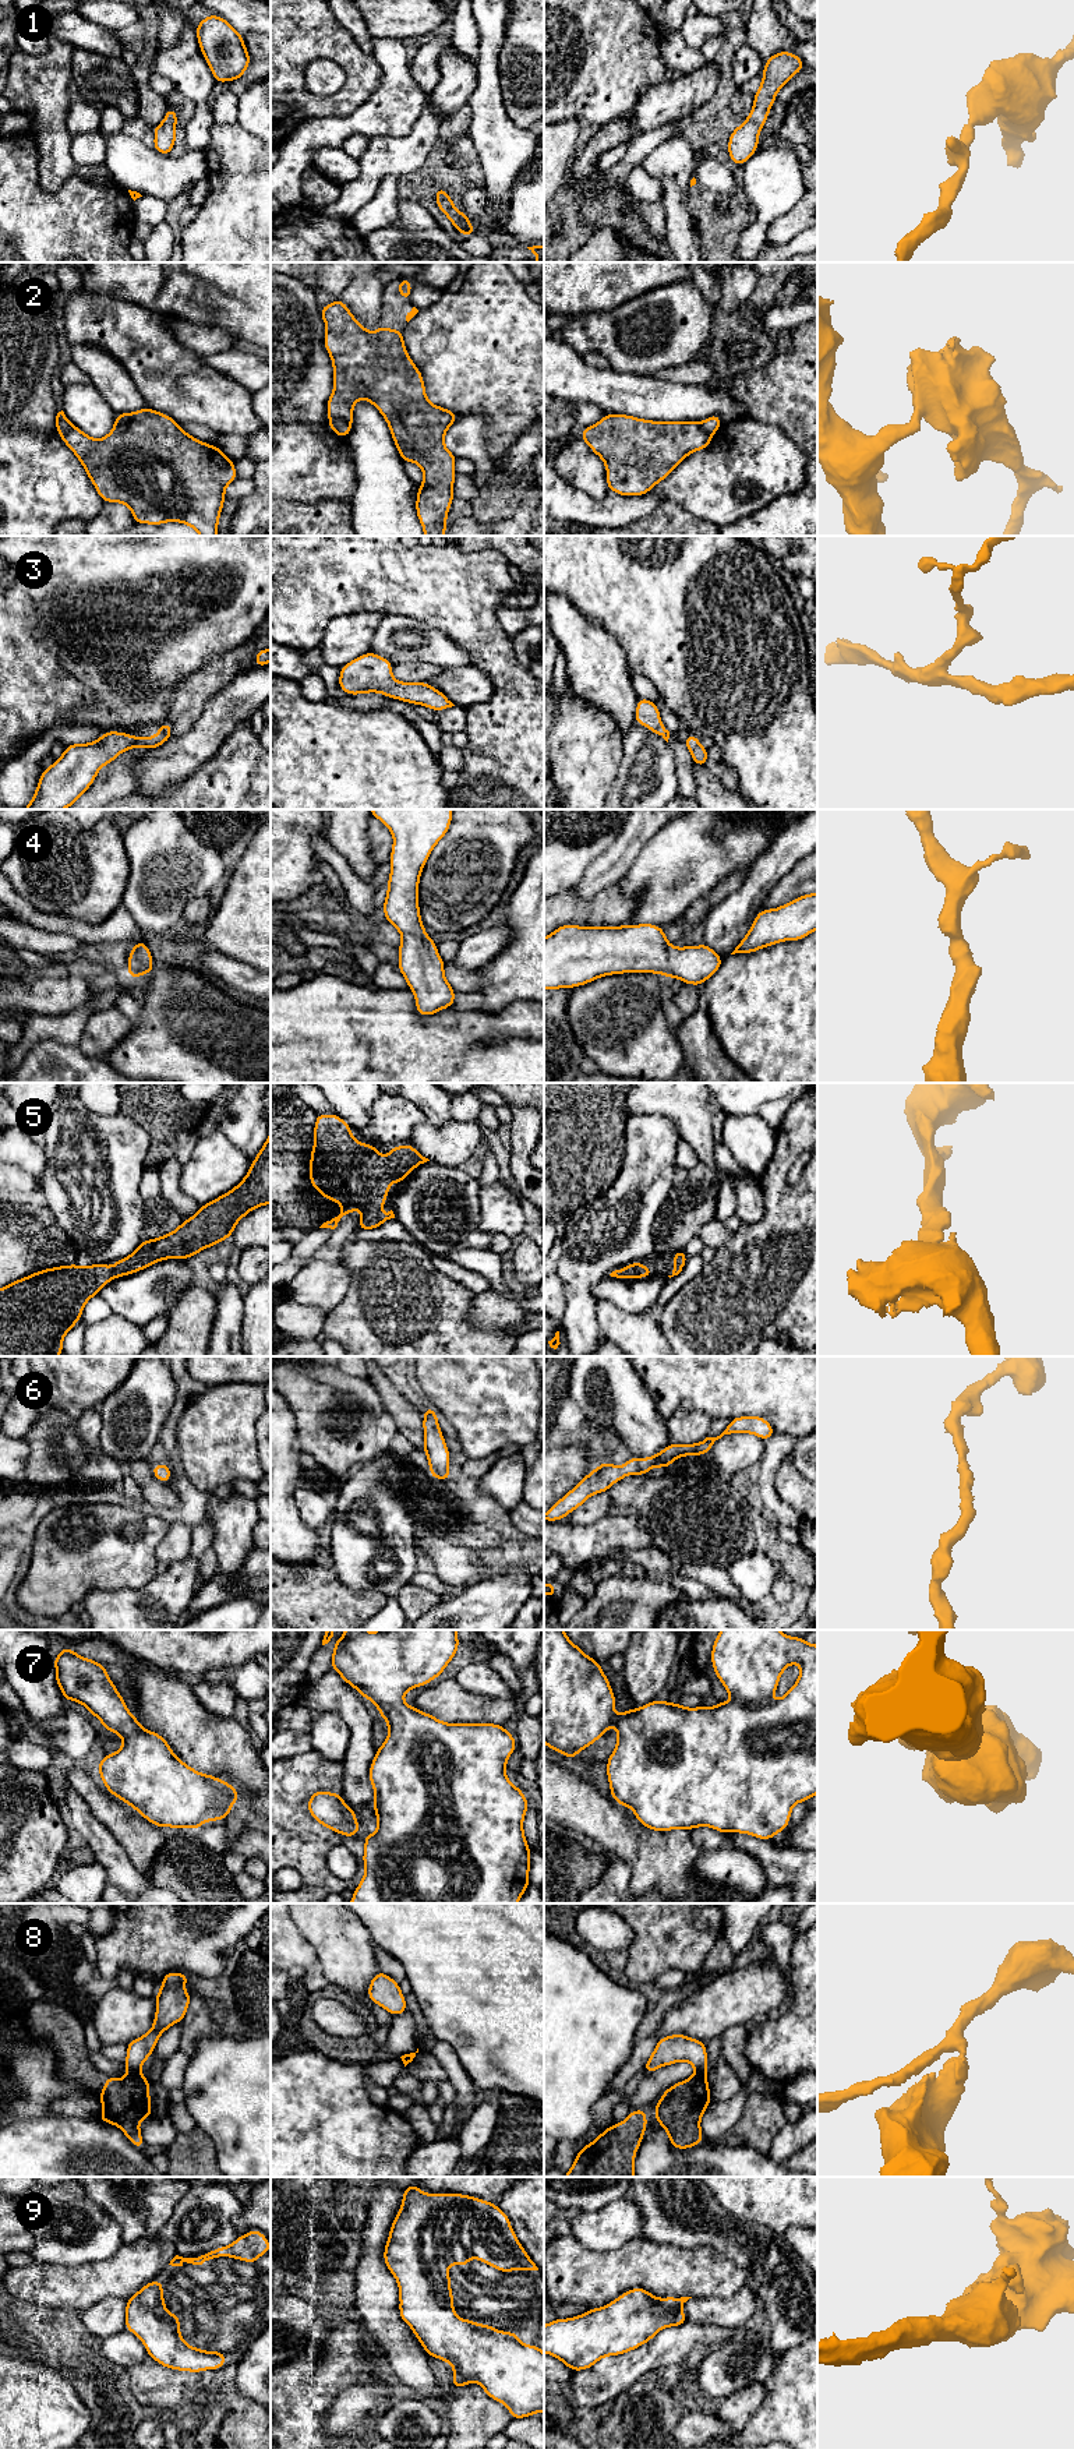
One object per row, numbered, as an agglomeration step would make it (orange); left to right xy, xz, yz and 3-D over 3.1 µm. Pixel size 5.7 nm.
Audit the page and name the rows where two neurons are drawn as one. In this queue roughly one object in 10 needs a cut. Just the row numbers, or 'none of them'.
2, 8

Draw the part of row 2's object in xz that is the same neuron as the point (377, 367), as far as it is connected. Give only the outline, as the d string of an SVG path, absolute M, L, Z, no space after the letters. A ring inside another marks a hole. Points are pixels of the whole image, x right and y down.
M340 299L321 307L321 317L326 325L324 346L333 366L333 392L326 403L329 419L343 420L351 427L353 407L360 398L381 412L403 462L417 463L424 473L416 501L424 536L445 536L446 515L455 497L457 458L446 449L444 438L446 430L459 420L457 414L427 399L424 378L406 352L400 329L384 328L381 324L371 334L361 327Z

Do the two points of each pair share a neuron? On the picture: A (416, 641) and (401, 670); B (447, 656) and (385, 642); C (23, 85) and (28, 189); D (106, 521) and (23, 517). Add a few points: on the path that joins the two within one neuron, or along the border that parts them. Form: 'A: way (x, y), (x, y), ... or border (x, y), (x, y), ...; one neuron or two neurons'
A: border (392, 664), (433, 663), (437, 667); two neurons
B: way (431, 645), (421, 641), (401, 639); one neuron
C: border (28, 131), (36, 147), (39, 163); two neurons
D: border (105, 503), (88, 521); two neurons

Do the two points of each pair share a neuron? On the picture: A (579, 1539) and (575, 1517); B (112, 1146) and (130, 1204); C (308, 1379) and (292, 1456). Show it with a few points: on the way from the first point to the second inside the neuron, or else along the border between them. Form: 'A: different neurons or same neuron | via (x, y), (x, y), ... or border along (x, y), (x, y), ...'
A: different neurons | border along (607, 1513), (586, 1524), (571, 1524), (564, 1520)
B: same neuron | via (112, 1160), (113, 1188), (116, 1191)
C: different neurons | border along (285, 1401), (295, 1417), (299, 1447), (307, 1460)

